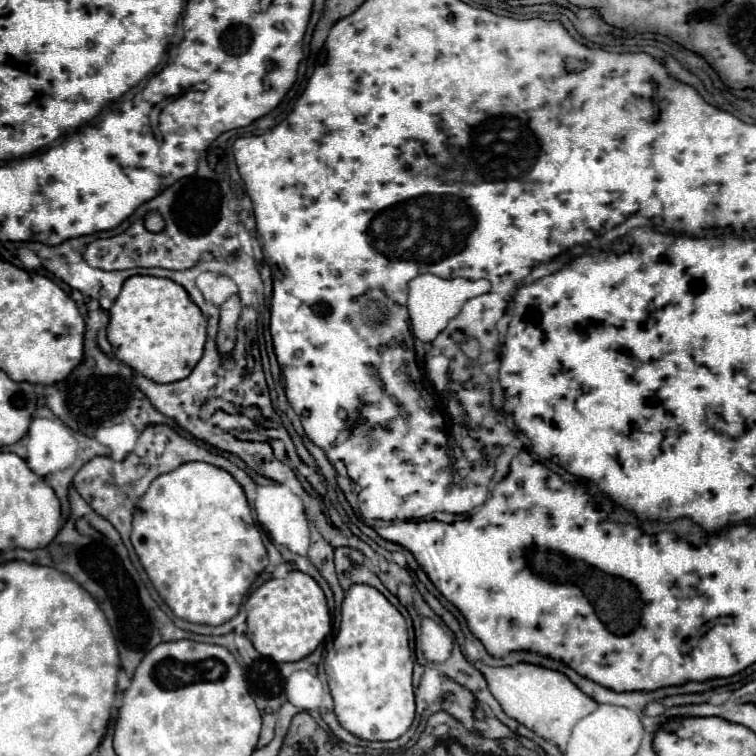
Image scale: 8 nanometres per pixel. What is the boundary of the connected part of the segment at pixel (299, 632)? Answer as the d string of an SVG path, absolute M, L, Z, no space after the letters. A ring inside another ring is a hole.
M290 571L284 579L260 585L244 603L248 613L248 637L256 651L276 663L300 661L310 655L330 633L330 611L320 585L302 571Z

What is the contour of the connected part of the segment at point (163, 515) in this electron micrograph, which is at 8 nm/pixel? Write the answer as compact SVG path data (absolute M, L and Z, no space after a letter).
M200 461L180 465L152 481L134 511L132 545L154 589L174 615L202 625L222 625L230 621L238 613L254 579L268 565L268 553L254 525L252 509L248 507L242 487L224 469Z

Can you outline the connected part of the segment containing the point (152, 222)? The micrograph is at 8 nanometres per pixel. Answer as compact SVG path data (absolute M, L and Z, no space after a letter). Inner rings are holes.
M148 213L144 223L146 223L146 229L152 231L152 233L158 233L158 231L164 229L164 221L162 221L162 217L158 213Z

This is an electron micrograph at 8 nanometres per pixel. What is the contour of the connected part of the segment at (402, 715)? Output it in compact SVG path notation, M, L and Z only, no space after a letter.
M352 585L342 603L342 621L334 647L324 659L340 725L366 741L394 741L404 735L416 711L412 667L406 621L400 611L378 589Z

